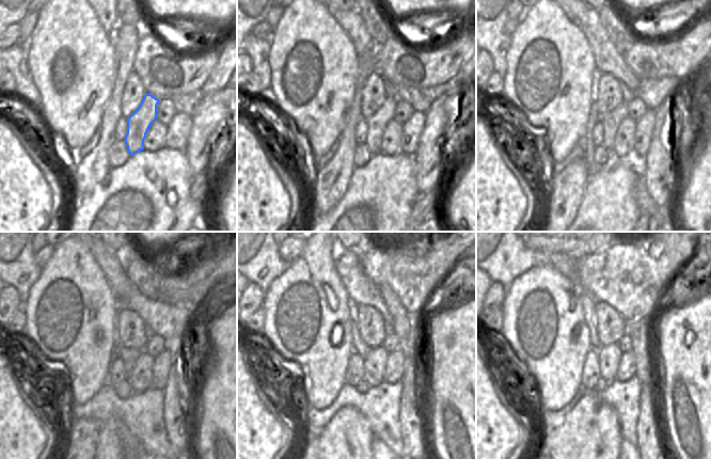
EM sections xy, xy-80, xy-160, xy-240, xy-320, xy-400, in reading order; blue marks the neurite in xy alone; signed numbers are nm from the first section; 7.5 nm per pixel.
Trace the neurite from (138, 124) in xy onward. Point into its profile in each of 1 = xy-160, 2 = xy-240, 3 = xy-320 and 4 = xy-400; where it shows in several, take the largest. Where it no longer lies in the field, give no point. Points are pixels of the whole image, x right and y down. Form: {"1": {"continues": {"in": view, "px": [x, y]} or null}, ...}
{"1": {"continues": {"in": "xy-160", "px": [611, 121]}}, "2": {"continues": {"in": "xy-240", "px": [129, 355]}}, "3": {"continues": {"in": "xy-320", "px": [361, 348]}}, "4": {"continues": {"in": "xy-400", "px": [587, 301]}}}

